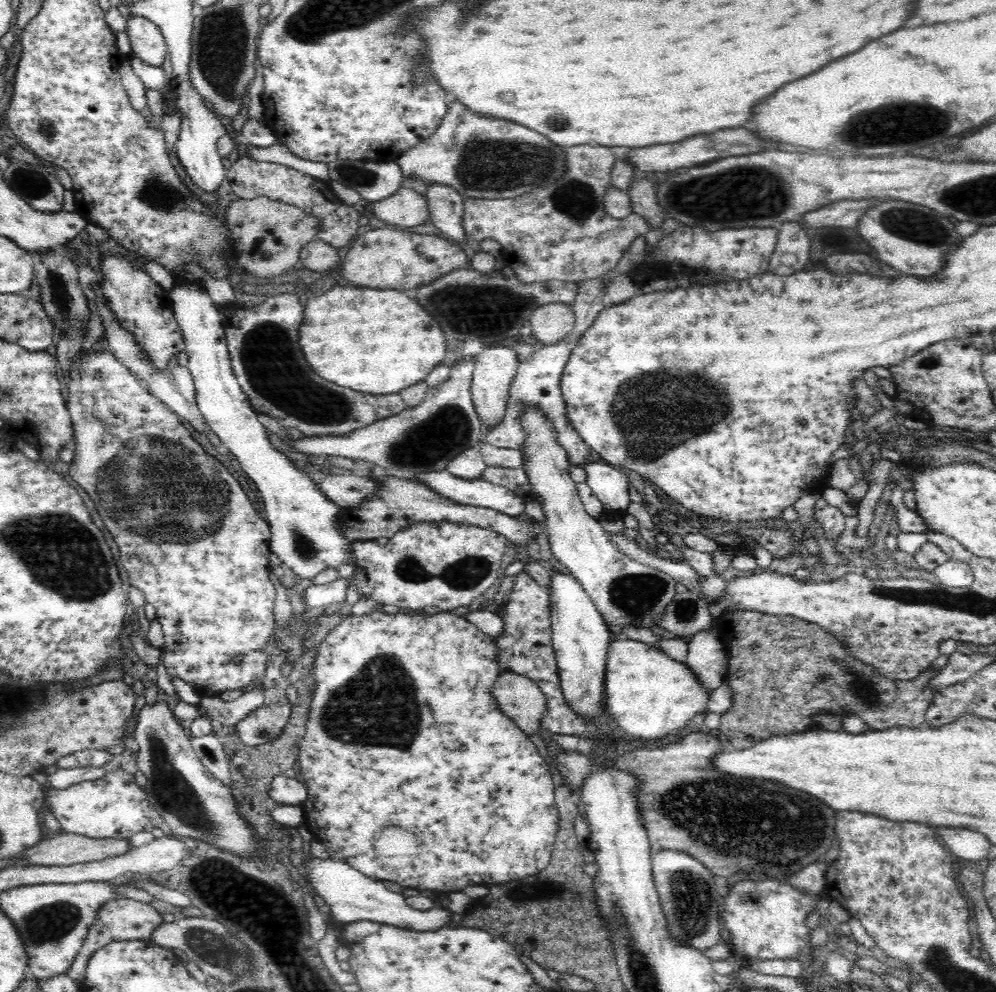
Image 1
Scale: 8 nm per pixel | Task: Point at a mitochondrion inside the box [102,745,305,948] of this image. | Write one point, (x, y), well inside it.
(213, 880)

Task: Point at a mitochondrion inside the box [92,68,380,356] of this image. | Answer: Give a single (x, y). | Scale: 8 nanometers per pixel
(158, 192)

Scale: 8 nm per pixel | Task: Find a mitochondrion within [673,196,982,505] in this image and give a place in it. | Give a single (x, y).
(916, 226)

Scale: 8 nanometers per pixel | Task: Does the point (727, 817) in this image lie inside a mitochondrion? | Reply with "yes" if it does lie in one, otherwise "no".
yes

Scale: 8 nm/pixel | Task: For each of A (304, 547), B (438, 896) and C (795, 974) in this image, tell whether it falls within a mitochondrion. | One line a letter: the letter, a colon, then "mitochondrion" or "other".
A: mitochondrion
B: other
C: other

